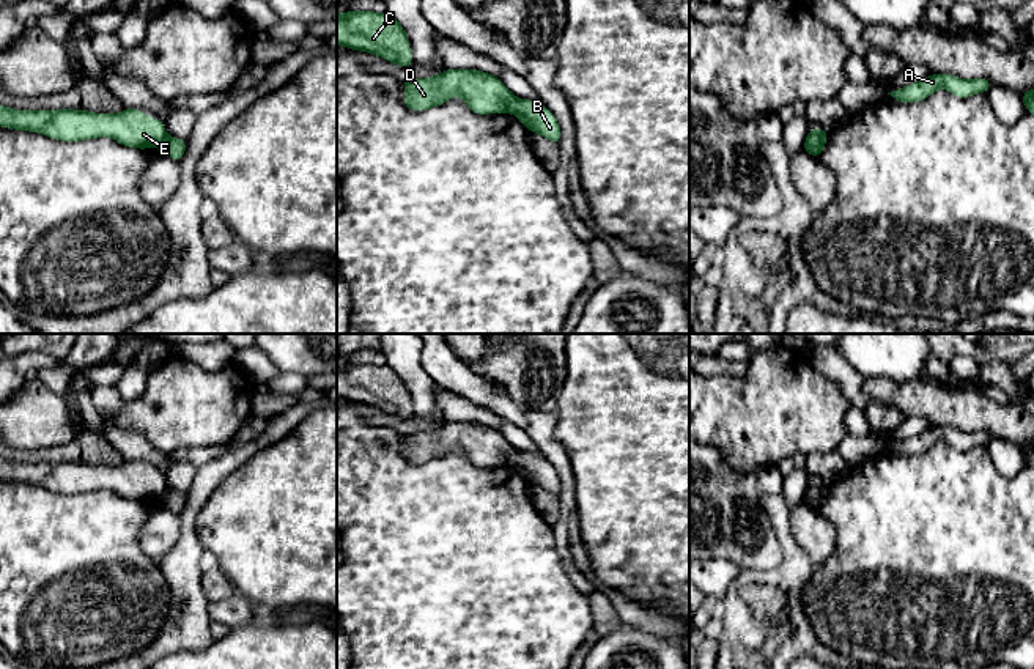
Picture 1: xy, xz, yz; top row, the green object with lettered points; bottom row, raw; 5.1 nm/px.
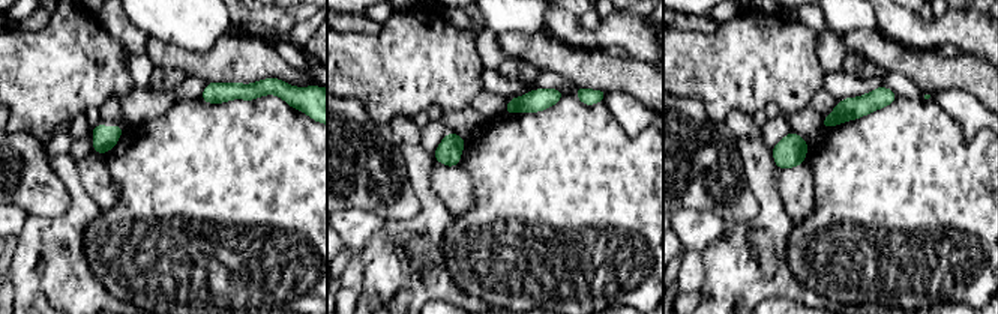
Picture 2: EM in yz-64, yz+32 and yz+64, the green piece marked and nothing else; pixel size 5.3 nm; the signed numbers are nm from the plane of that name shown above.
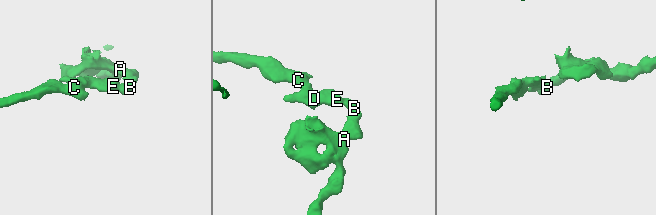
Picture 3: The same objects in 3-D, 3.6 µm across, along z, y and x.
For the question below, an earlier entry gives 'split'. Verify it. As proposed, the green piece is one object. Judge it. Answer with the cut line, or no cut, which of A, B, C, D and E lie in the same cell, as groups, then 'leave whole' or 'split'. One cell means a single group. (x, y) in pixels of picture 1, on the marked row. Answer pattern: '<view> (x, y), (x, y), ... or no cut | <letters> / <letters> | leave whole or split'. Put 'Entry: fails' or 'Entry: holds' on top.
Entry: holds
xz (518, 99), (518, 107), (513, 112) | A B / C D E | split

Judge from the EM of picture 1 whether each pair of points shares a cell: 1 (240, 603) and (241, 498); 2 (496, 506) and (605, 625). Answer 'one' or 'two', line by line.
1: two
2: two

